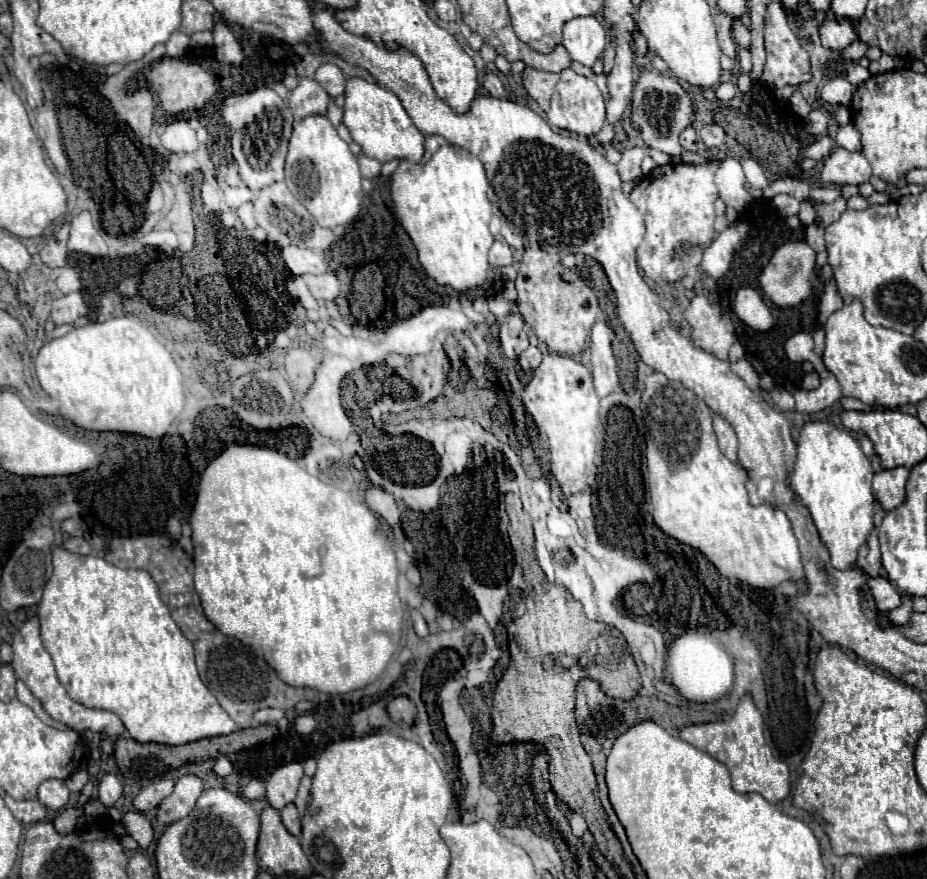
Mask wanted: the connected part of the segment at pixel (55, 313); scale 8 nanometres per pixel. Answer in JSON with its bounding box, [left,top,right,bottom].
[51,293,87,325]

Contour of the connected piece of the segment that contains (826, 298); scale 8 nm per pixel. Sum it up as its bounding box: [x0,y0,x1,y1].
[817,281,843,323]

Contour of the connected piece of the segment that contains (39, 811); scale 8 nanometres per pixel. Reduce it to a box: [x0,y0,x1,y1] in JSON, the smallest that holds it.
[3,793,47,825]

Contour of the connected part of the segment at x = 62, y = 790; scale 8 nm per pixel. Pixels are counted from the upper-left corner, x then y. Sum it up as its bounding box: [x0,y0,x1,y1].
[37,779,71,811]

